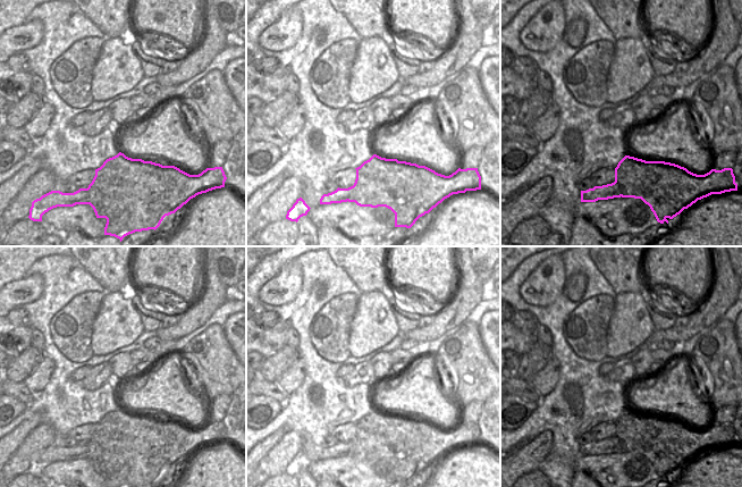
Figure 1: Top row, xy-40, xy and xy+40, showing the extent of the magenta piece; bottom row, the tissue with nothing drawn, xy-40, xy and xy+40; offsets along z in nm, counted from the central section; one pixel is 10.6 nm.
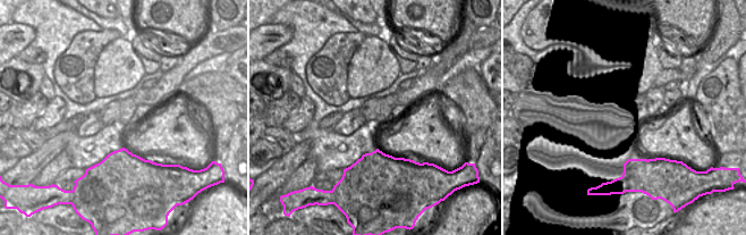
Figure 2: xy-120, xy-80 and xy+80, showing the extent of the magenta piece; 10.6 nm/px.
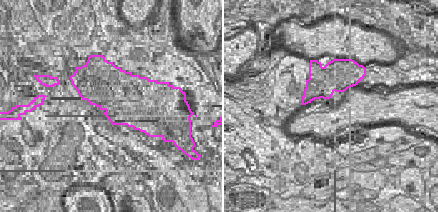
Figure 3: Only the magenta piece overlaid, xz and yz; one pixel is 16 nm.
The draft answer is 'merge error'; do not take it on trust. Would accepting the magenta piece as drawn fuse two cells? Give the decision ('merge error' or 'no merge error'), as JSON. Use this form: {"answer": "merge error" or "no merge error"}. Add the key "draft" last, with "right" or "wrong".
{"answer": "merge error", "draft": "right"}

